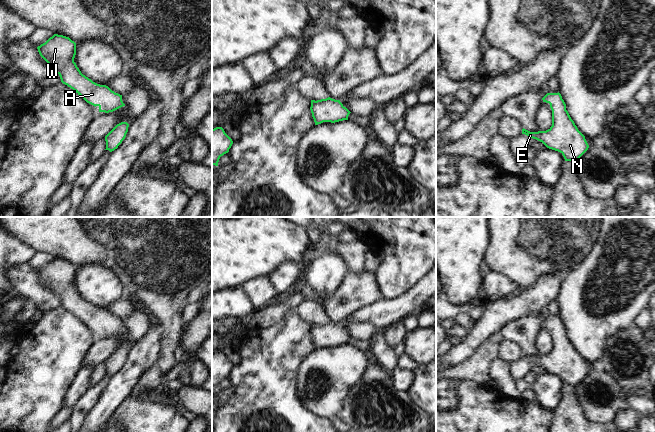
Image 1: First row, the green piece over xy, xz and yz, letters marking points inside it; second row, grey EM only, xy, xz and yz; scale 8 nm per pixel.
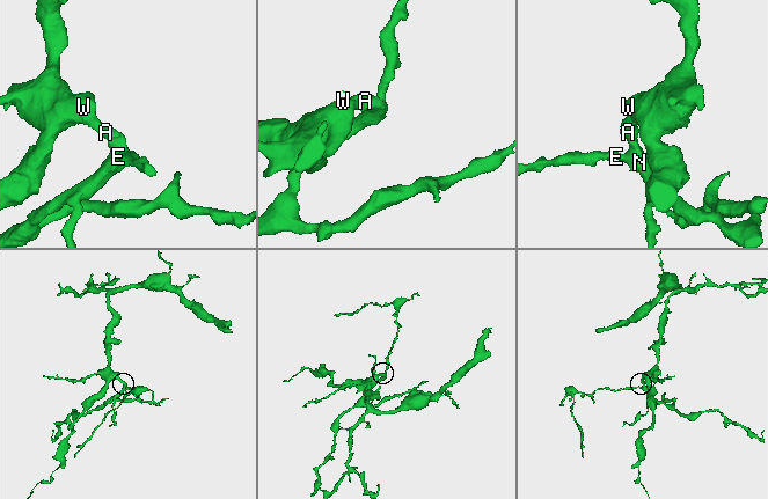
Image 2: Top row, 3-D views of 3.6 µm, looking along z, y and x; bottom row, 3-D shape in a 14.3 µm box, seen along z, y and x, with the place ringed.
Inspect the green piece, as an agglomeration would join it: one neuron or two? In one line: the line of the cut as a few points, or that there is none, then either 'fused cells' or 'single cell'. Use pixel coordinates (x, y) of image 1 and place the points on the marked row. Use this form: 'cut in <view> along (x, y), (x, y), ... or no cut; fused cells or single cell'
no cut; single cell

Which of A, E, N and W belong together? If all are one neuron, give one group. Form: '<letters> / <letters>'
A E N W

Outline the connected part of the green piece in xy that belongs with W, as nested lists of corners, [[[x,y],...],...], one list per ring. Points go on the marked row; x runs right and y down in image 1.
[[[54,34],[37,49],[40,56],[51,66],[53,73],[60,76],[61,82],[87,103],[98,106],[99,112],[109,113],[125,106],[122,95],[106,85],[93,82],[81,73],[74,62],[76,43],[69,37]]]

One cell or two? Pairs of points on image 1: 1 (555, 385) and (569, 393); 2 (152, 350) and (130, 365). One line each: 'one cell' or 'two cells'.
1: two cells
2: one cell

